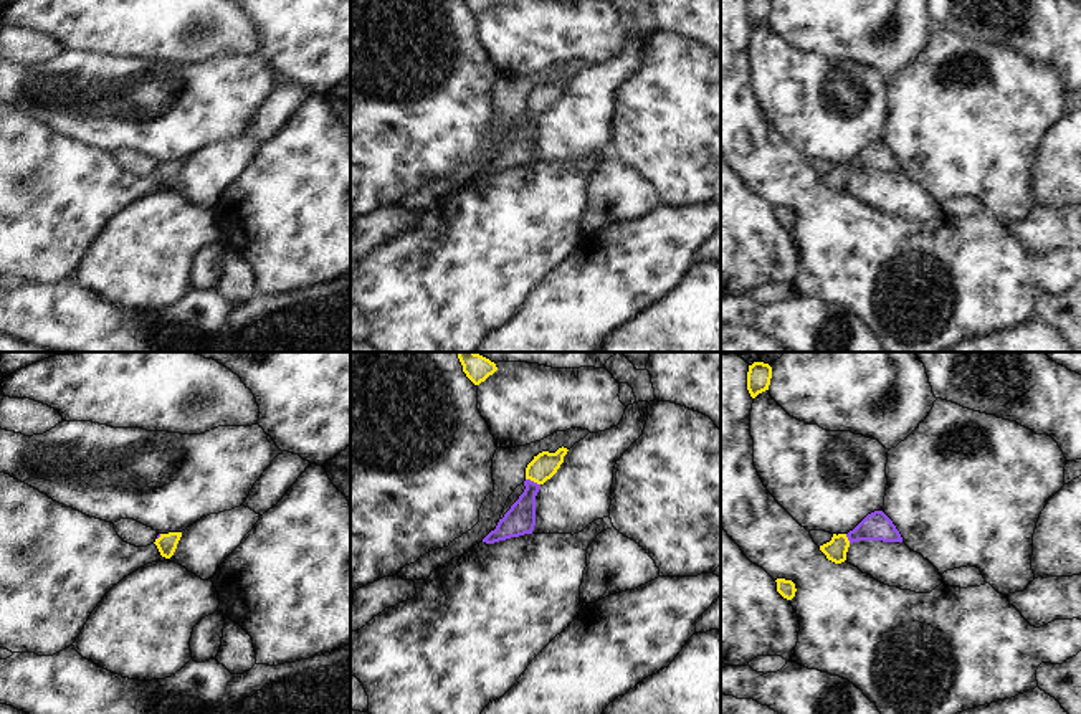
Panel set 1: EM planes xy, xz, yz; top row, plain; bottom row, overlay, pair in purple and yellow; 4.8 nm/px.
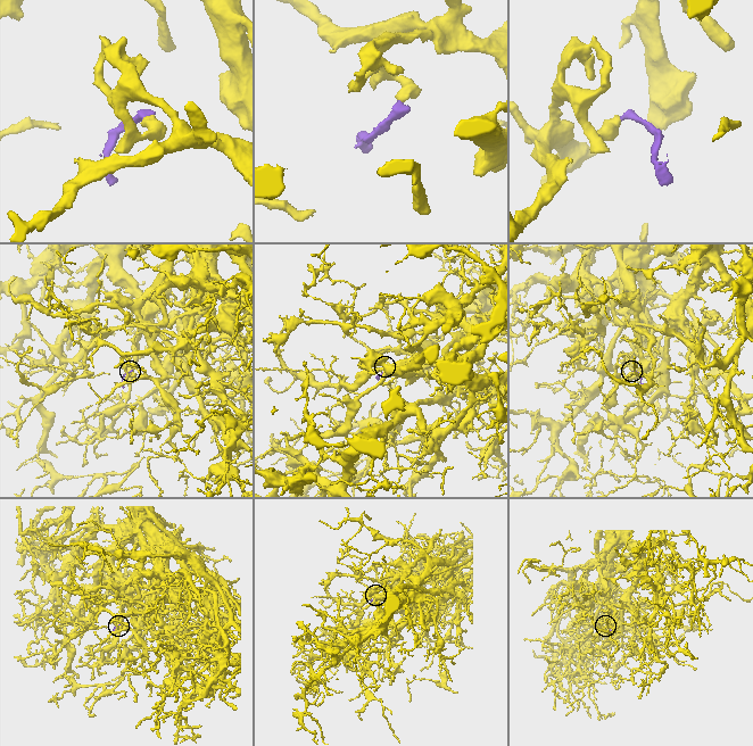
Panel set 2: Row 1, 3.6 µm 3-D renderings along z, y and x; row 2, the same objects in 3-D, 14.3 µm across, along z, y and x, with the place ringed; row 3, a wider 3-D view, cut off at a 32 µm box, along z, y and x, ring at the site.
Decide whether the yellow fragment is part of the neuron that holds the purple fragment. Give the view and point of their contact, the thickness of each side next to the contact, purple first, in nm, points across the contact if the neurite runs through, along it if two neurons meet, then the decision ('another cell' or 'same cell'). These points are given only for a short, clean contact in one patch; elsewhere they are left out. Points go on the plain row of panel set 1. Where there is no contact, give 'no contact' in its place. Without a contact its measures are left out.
meets purple in xz at (533, 111); 150 nm thick on the purple side, 120 nm on the other; runs through xz (519, 149), (533, 111), (544, 95); same cell

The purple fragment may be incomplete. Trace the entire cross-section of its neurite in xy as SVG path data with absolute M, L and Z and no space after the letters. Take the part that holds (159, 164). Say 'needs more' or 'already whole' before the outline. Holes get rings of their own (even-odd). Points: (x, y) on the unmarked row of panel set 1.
needs more; M182 162L159 164L154 174L157 175L162 187L170 188L177 178L180 167Z

